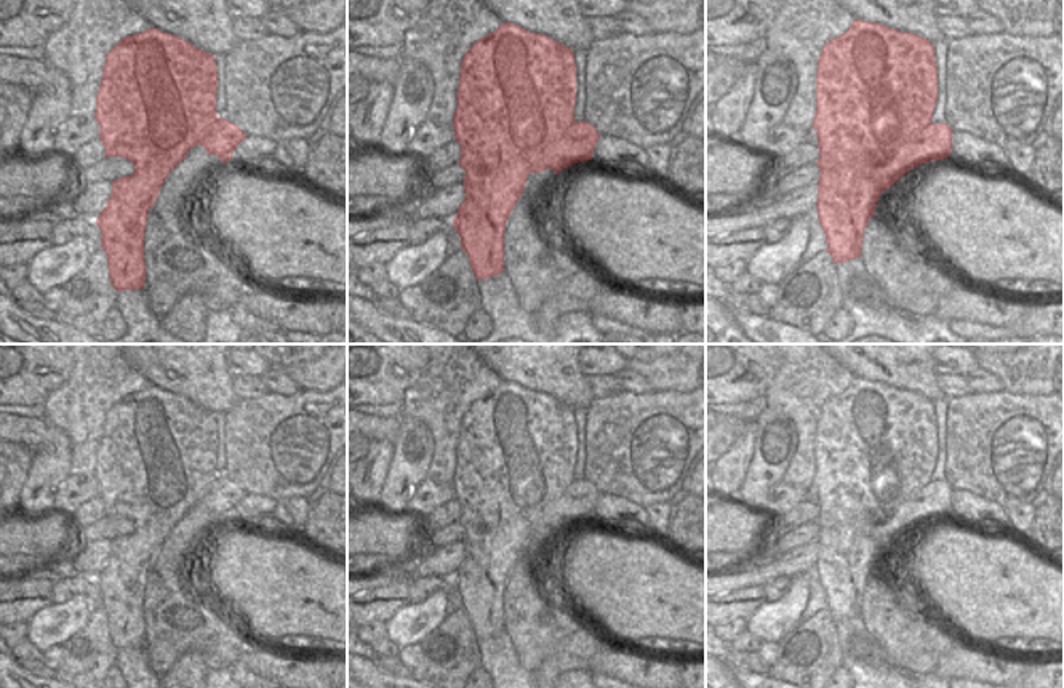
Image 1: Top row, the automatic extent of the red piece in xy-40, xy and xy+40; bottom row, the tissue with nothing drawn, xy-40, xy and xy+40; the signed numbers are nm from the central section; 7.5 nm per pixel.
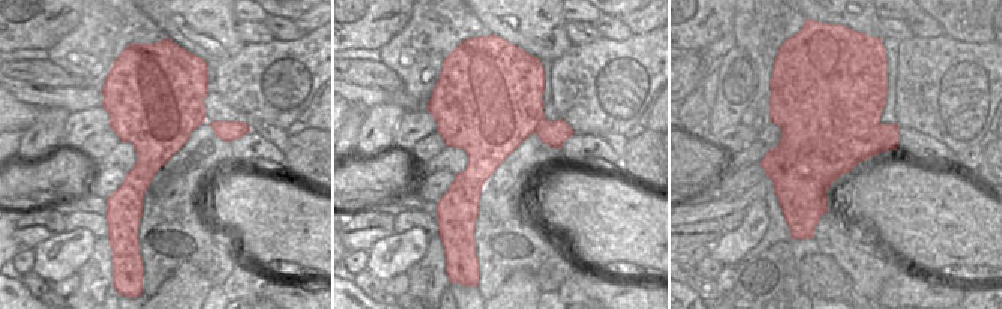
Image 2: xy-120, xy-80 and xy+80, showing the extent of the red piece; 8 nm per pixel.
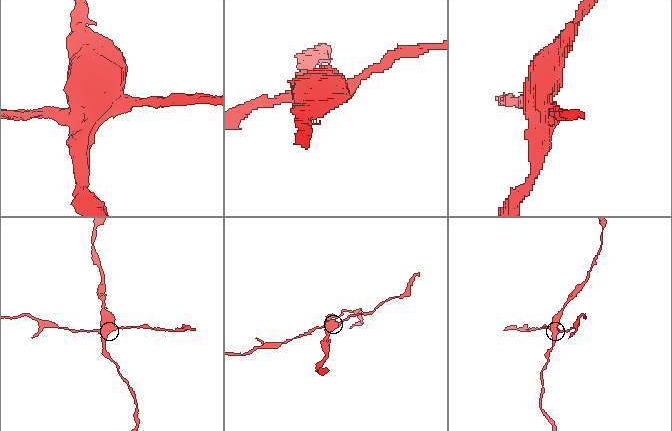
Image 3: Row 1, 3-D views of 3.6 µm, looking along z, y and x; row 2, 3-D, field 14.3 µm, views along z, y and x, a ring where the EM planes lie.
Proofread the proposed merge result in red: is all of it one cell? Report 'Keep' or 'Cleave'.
Cleave

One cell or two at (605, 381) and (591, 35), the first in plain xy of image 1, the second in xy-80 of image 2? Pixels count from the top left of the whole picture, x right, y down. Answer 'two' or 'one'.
one

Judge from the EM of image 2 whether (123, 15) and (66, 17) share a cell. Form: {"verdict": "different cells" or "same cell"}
{"verdict": "different cells"}

